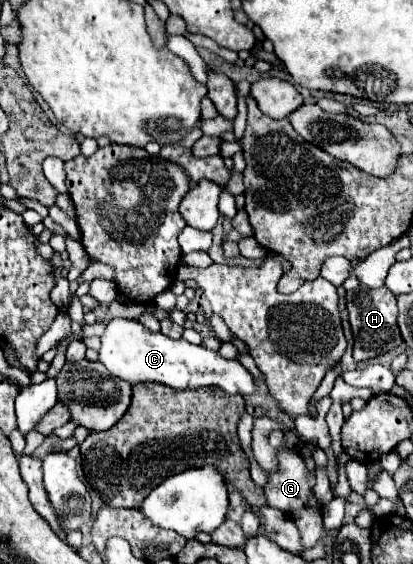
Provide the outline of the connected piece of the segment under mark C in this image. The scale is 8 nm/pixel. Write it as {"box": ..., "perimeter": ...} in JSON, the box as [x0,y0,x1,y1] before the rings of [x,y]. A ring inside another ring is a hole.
{"box":[99,318,255,396],"perimeter":[[[113,318],[105,326],[105,332],[101,334],[99,362],[105,364],[105,368],[113,376],[127,380],[131,384],[157,382],[171,386],[175,390],[217,386],[229,394],[243,394],[243,396],[255,392],[253,376],[237,360],[225,360],[217,352],[207,350],[203,344],[195,346],[183,338],[173,340],[161,332],[151,332],[137,320]]]}

